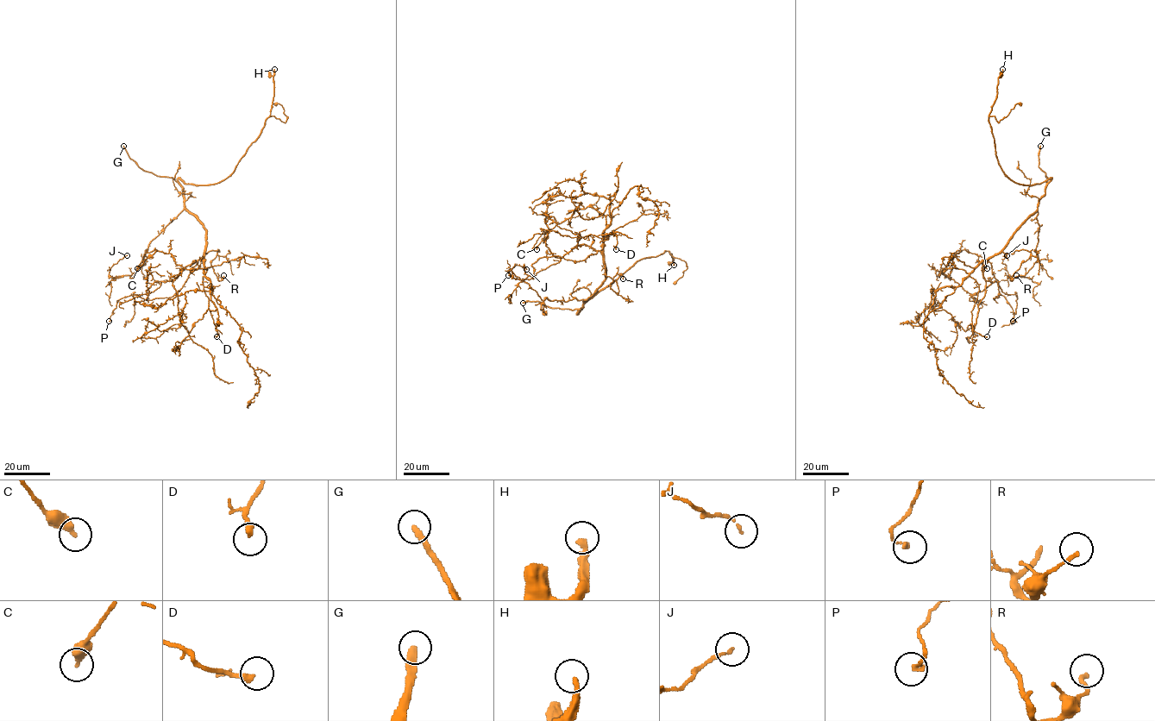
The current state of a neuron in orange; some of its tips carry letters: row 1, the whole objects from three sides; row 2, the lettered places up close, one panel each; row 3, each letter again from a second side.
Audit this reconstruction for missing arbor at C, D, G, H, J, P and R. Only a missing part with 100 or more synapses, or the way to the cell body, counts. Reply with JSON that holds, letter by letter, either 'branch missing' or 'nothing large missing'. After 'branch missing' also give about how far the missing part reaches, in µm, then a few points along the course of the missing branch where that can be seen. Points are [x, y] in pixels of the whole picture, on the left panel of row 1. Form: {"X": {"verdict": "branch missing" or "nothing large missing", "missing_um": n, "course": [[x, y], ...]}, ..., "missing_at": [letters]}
{"C": {"verdict": "nothing large missing"}, "D": {"verdict": "nothing large missing"}, "G": {"verdict": "nothing large missing"}, "H": {"verdict": "branch missing", "missing_um": 80, "course": [[274, 69], [274, 45], [285, 29], [284, 2], [305, 7], [312, 13], [311, 23], [298, 23]]}, "J": {"verdict": "nothing large missing"}, "P": {"verdict": "nothing large missing"}, "R": {"verdict": "nothing large missing"}, "missing_at": ["H"]}

